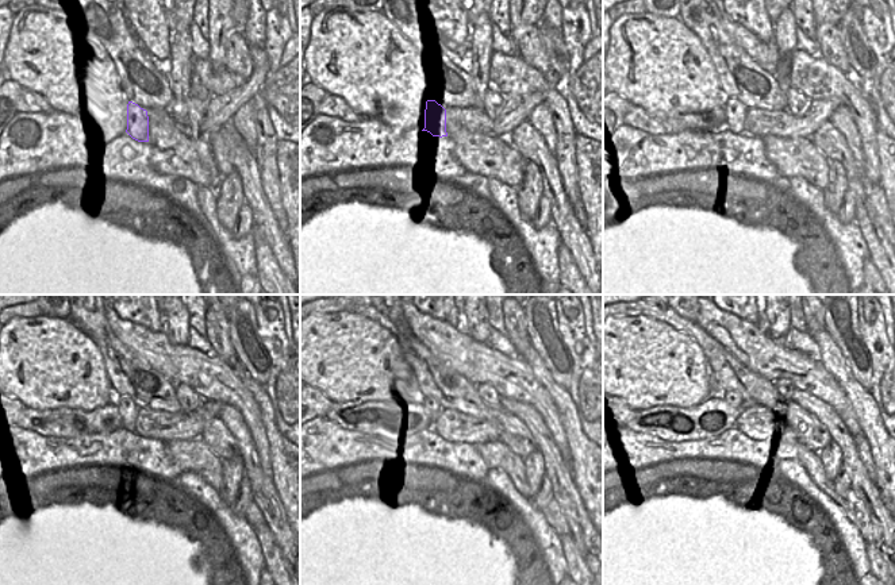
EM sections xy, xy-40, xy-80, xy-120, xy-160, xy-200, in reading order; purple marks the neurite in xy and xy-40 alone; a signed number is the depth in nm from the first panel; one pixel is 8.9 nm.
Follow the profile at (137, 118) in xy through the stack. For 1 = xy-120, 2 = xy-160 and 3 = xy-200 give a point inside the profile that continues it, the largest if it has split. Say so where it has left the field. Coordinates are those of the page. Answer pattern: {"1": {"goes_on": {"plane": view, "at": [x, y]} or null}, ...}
{"1": {"goes_on": {"plane": "xy-120", "at": [127, 411]}}, "2": {"goes_on": {"plane": "xy-160", "at": [431, 408]}}, "3": {"goes_on": {"plane": "xy-200", "at": [732, 404]}}}

